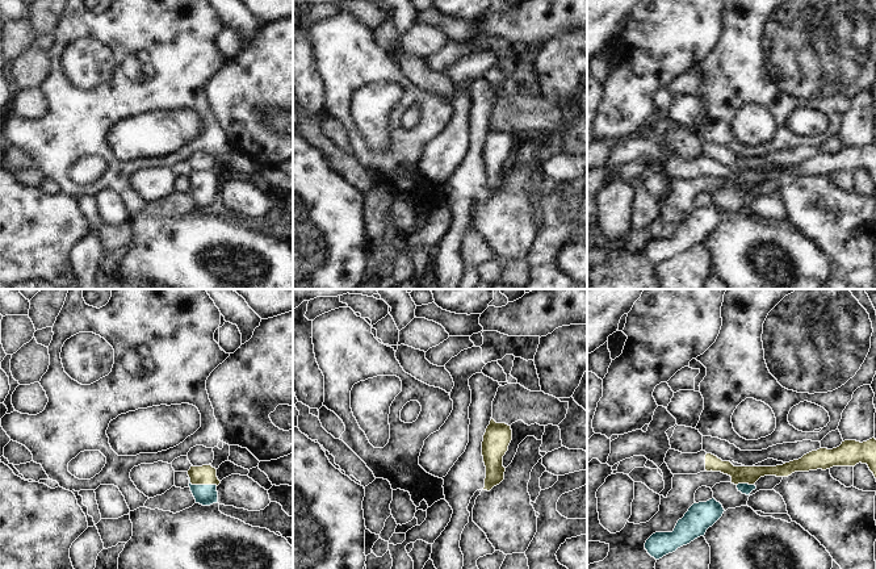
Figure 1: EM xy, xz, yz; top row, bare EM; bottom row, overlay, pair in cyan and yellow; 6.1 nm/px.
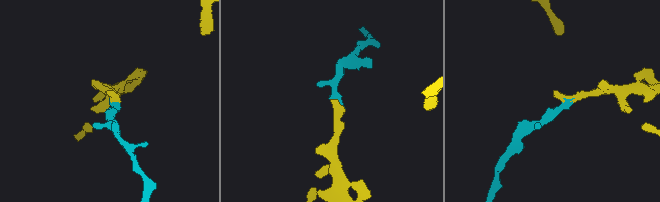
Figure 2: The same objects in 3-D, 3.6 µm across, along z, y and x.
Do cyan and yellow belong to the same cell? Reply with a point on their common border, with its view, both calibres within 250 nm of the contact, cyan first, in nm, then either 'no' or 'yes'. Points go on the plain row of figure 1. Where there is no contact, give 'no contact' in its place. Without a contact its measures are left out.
meets cyan in xy at (201, 191); 130 nm thick on the cyan side, 120 nm on the other; yes

